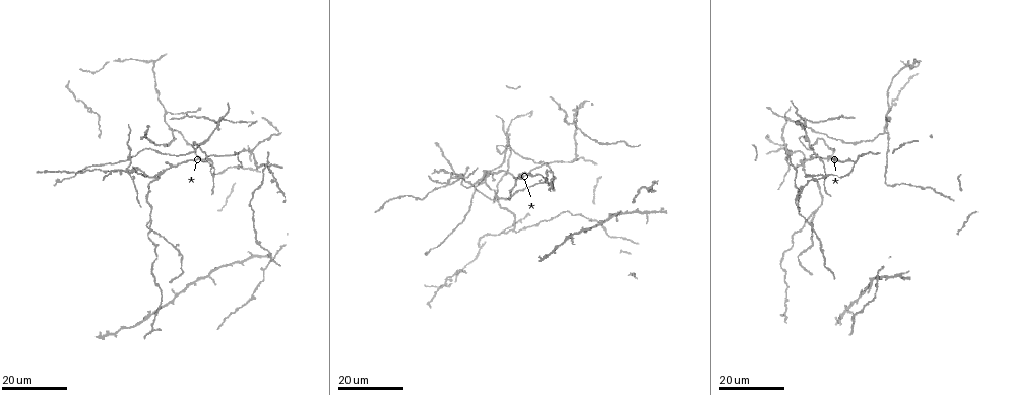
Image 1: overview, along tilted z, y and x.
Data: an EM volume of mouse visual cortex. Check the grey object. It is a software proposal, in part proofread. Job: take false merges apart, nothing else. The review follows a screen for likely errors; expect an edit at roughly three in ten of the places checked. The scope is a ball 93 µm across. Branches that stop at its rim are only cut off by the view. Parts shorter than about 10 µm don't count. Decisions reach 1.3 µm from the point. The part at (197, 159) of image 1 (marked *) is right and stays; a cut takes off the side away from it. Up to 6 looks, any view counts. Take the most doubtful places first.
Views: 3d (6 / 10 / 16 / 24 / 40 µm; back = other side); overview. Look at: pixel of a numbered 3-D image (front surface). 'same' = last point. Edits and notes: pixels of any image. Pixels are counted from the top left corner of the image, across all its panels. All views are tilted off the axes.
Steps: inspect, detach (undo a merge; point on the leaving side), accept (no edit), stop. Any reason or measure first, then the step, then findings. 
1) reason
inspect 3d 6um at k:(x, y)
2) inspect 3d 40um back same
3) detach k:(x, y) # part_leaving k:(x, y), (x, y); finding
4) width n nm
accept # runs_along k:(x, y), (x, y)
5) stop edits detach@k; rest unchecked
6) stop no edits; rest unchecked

four-way junction
inspect 3d 16um at 1:(451, 176)

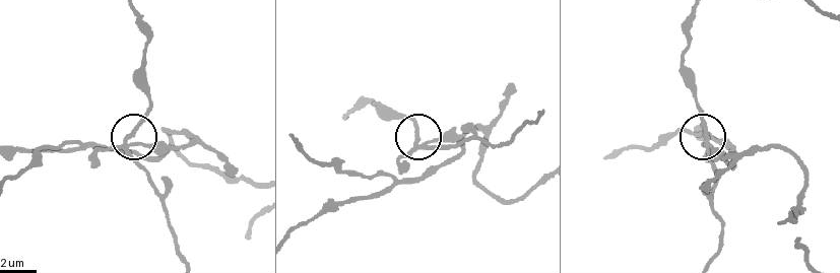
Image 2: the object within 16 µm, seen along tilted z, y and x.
inspect 3d 10um at 2:(132, 133)

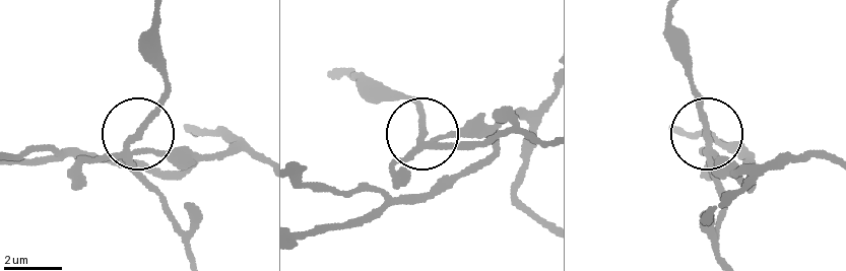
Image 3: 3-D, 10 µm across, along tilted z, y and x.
inspect 3d 6um at 3:(137, 136)

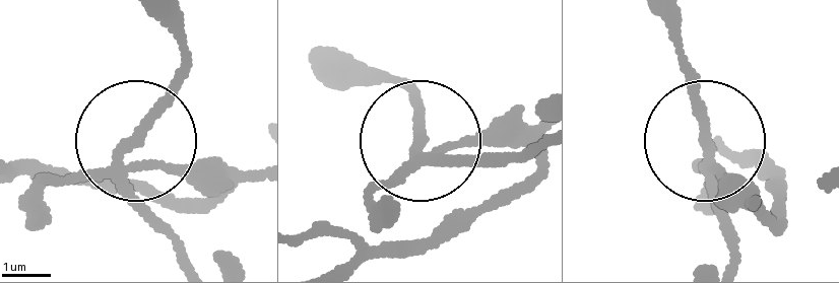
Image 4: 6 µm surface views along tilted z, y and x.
detach 4:(159, 117) # part_leaving 4:(122, 167), (128, 136), (172, 78), (184, 21); a second neuron is stuck on

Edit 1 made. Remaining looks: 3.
inspect 3d 16um at 1:(804, 164)

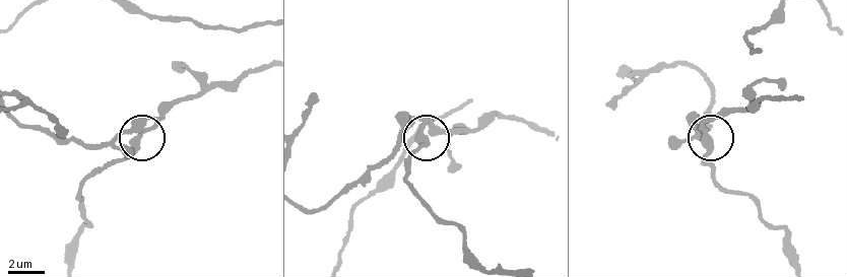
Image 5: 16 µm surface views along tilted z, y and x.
inspect 3d 6um at 5:(418, 134)

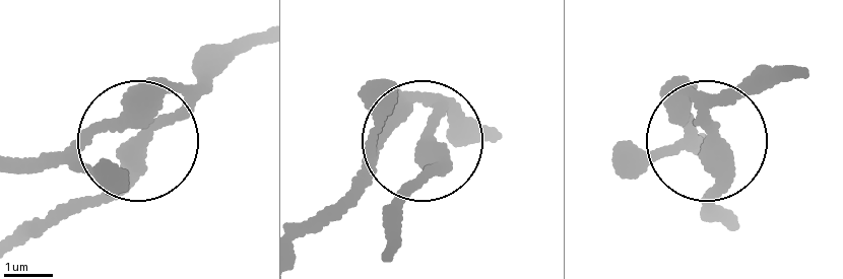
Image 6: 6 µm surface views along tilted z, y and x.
inspect 3d 6um back at 6:(425, 149)

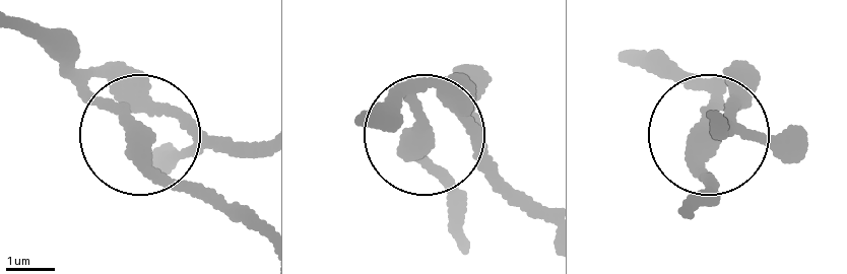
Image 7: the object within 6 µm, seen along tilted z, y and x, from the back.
width 300 nm
accept # runs_along 7:(629, 53), (697, 89), (706, 129), (736, 109), (721, 119); all the same neuron

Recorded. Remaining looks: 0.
stop edits detach@4; rest unchecked

